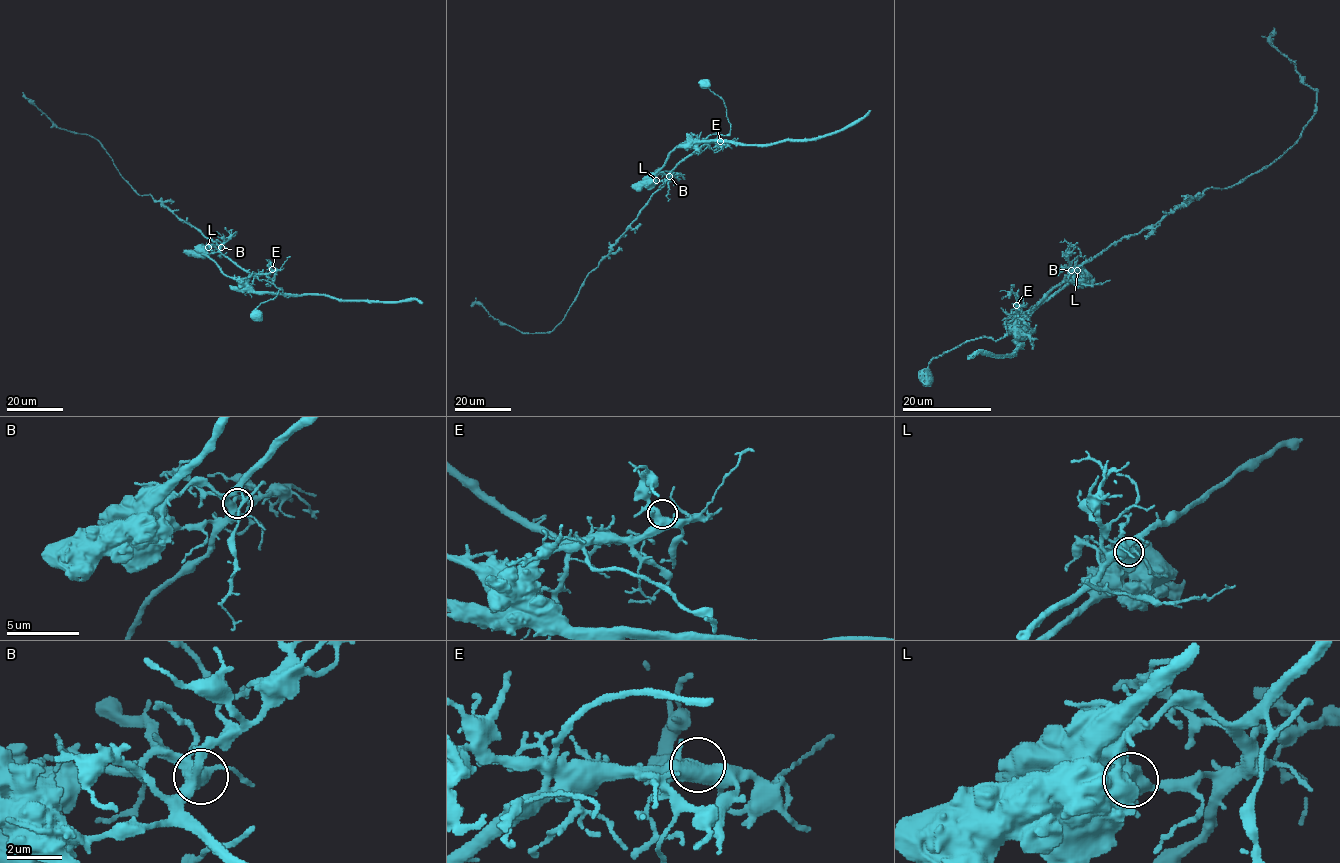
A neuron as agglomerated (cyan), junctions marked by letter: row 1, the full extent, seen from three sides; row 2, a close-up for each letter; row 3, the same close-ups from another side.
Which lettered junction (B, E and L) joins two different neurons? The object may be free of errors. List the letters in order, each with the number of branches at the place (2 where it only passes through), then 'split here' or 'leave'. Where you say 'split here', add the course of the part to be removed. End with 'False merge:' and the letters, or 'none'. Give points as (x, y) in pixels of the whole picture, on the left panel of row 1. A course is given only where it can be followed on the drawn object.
B: 4 | leave
E: 4 | leave
L: 6 | split here | (208, 247), (216, 243), (150, 194), (139, 194), (121, 176), (96, 139), (61, 129), (22, 92)
False merge: L

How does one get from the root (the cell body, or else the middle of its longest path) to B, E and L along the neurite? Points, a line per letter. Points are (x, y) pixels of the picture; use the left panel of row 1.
B: (257, 314), (255, 309), (261, 303), (274, 299), (282, 290), (237, 266), (220, 251), (221, 247)
E: (257, 314), (255, 309), (261, 303), (282, 292), (258, 278), (272, 269)
L: (257, 314), (255, 309), (261, 303), (274, 299), (282, 290), (237, 266), (218, 245), (208, 247)

